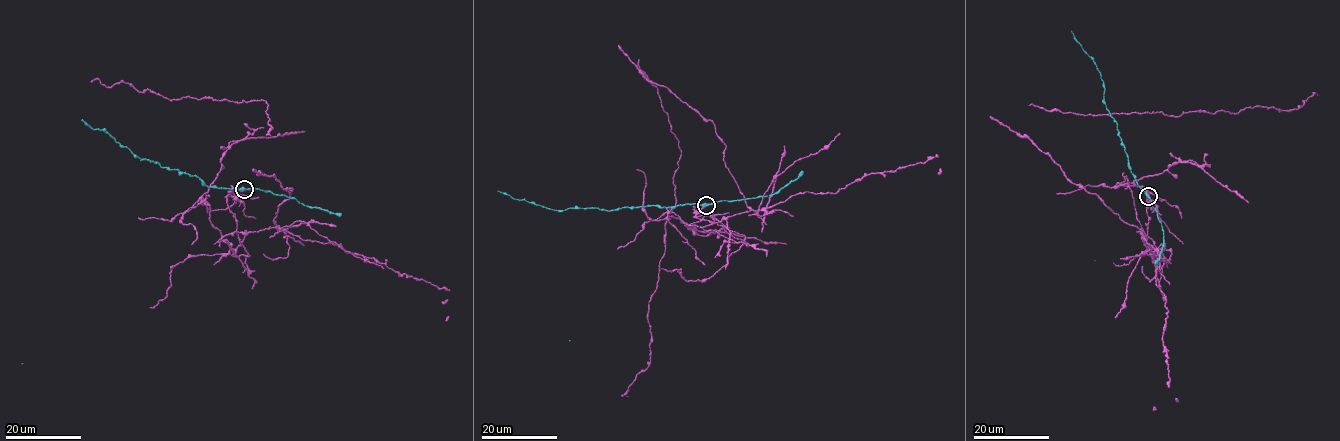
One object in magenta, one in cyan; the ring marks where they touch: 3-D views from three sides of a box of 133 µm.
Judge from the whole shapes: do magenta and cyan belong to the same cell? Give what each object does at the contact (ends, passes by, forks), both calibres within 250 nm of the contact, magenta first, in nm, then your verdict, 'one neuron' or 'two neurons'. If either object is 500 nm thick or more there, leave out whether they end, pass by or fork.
magenta passes by; cyan passes by; 440 nm thick on the magenta side, 400 nm on the other; two neurons

